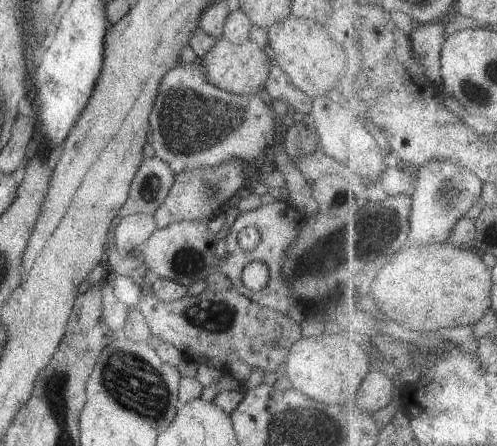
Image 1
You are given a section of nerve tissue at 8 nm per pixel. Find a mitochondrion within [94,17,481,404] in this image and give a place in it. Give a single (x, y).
(183, 120)

